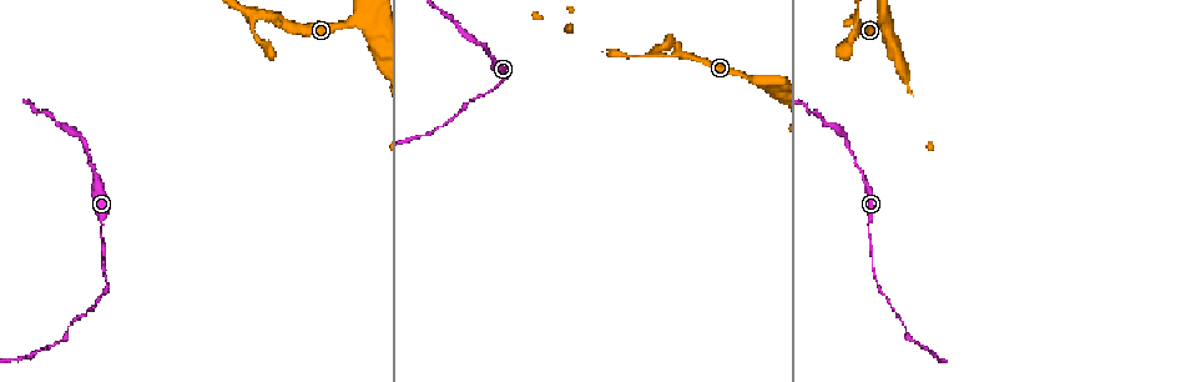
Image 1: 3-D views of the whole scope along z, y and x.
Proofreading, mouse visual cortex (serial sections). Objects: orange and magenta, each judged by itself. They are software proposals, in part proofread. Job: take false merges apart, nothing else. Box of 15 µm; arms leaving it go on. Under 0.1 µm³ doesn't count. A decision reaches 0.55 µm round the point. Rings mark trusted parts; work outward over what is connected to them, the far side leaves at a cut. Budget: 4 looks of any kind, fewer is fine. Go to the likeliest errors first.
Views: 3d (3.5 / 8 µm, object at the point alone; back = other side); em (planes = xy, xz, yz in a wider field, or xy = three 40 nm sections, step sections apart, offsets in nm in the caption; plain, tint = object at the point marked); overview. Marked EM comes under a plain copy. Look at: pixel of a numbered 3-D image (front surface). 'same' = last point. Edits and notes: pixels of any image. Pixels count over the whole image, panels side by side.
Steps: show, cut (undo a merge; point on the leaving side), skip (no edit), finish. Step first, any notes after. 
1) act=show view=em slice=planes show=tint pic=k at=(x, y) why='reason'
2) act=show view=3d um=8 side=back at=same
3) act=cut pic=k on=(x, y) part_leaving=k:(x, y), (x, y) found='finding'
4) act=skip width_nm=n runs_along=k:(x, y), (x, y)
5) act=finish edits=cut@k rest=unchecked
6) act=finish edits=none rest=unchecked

act=show view=3d um=3.5 pic=1 at=(854, 17) why='abrupt turn'

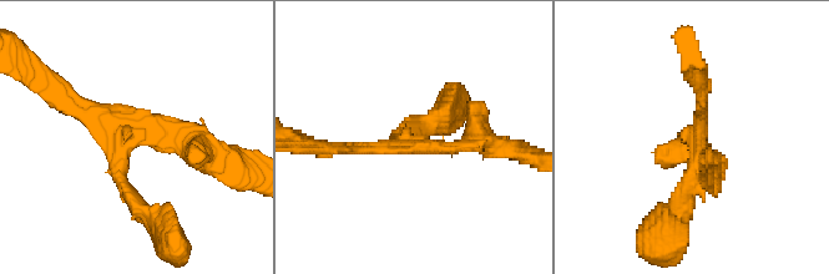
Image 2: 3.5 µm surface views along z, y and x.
act=show view=em slice=xy step=5 show=tint pic=2 at=(695, 132) arms=3 arm_widths_nm=150,200,200

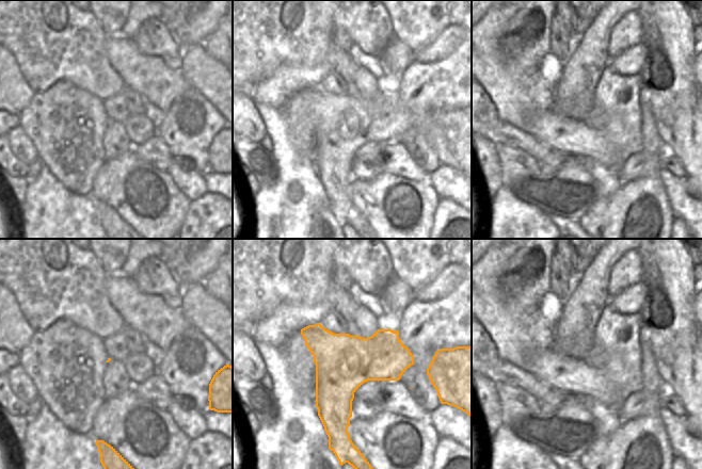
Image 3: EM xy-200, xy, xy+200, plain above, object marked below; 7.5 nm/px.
act=skip found='continuous, no second cell'

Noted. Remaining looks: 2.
act=show view=3d um=8 pic=1 at=(100, 232) why='calibre changes'

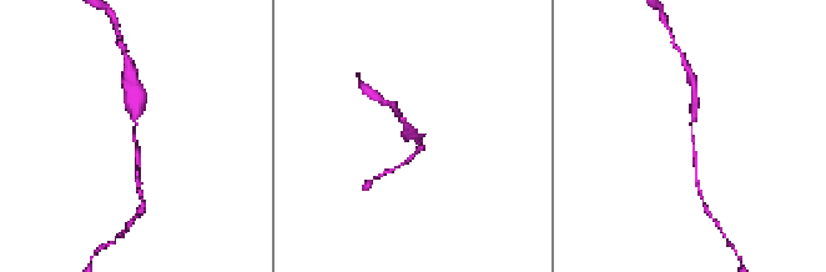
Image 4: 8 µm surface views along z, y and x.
act=show view=em slice=xy step=1 show=tint pic=4 at=(133, 131) arm_widths_nm=100,250

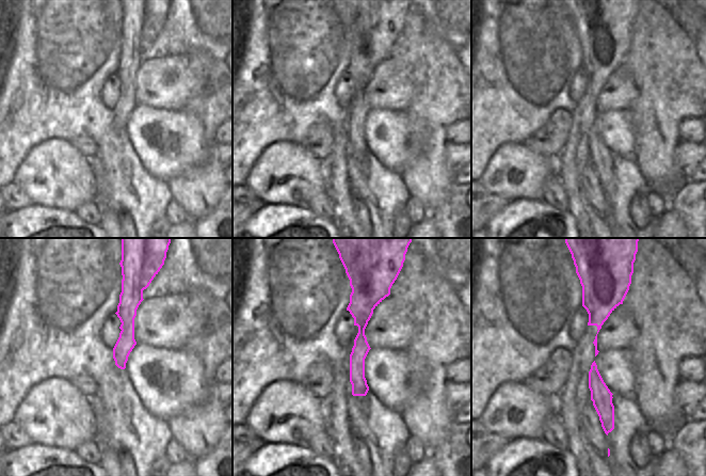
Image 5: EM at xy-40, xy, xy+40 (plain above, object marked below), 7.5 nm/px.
act=skip runs_along=5:(360, 287), (355, 393) found='continuous, no second cell'

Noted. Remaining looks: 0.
act=finish edits=none rest=unchecked

